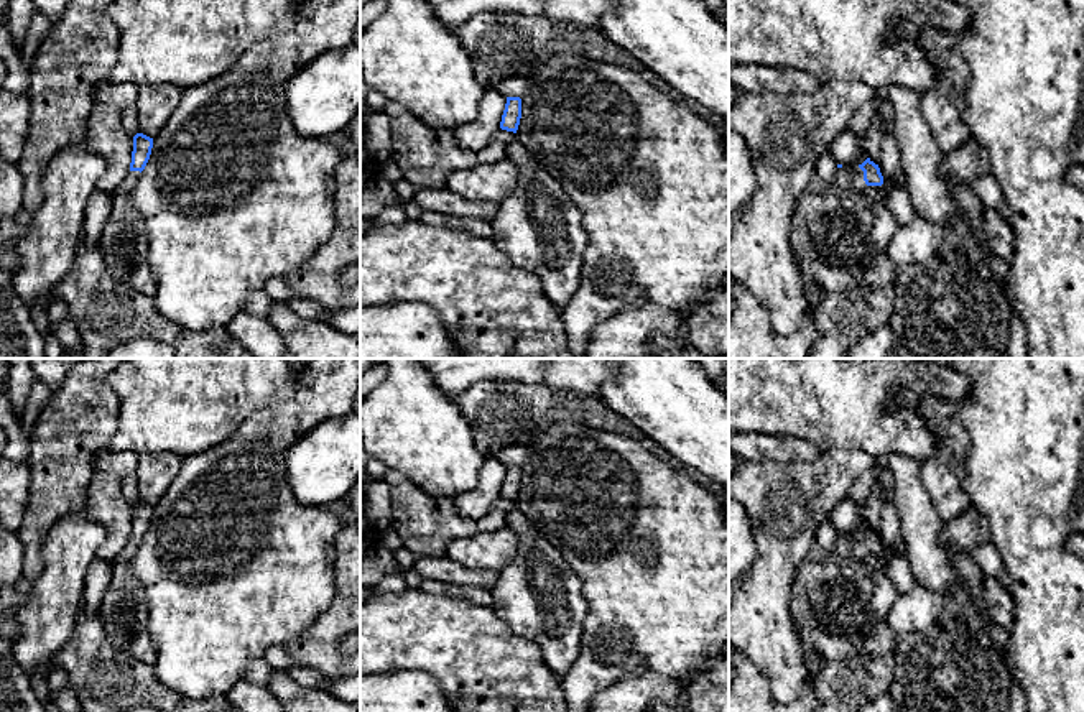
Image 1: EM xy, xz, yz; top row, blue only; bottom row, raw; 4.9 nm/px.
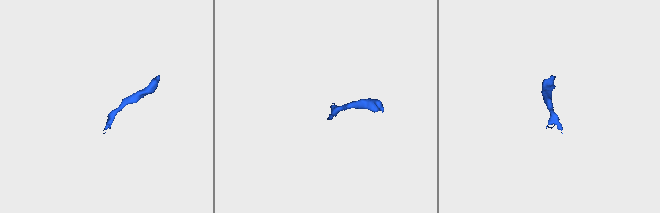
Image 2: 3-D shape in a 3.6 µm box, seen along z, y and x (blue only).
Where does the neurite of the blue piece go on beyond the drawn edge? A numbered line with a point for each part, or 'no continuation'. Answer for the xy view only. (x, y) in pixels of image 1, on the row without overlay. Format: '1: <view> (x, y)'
1: xy (124, 612)

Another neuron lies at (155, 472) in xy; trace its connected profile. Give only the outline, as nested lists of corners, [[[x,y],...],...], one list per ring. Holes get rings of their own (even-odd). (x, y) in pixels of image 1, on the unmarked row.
[[[143,454],[137,462],[138,502],[155,506],[178,475],[183,457],[176,454]]]

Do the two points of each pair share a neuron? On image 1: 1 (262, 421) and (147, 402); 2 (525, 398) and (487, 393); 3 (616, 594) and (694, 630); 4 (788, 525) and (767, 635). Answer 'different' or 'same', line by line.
1: different
2: same
3: same
4: same

